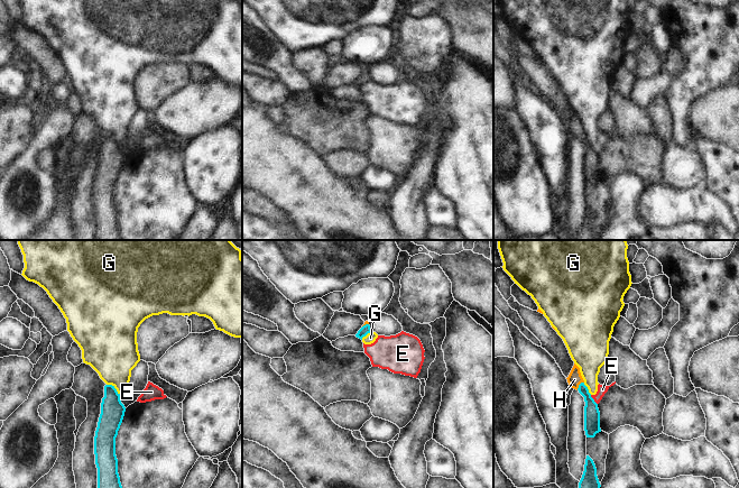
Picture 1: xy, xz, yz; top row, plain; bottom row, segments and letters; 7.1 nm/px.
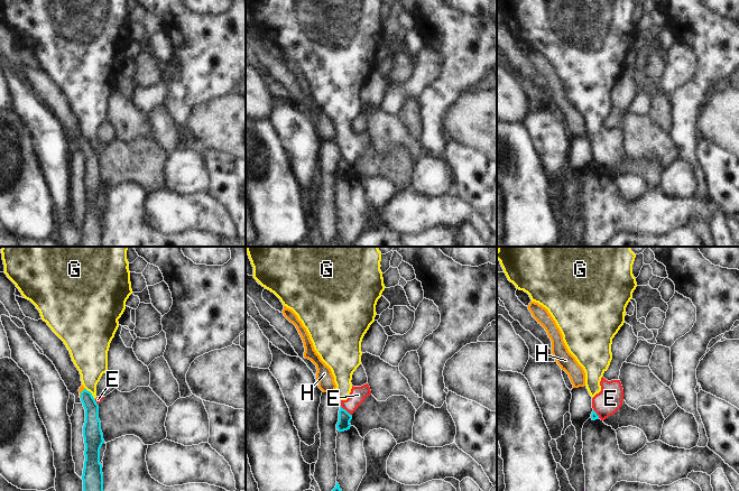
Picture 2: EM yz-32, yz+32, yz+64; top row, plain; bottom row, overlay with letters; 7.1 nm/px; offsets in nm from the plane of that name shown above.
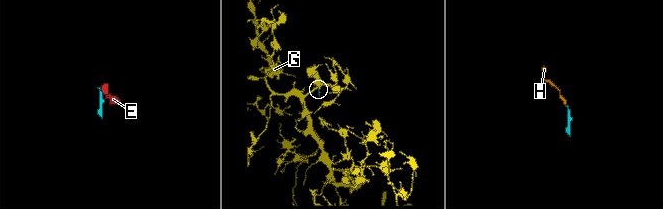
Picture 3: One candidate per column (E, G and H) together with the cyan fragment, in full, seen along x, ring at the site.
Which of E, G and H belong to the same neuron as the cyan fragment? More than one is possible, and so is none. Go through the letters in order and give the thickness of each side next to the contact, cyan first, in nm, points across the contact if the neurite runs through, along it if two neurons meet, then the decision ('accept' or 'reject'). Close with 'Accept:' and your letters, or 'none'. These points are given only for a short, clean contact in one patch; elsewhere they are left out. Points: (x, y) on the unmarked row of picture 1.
E: calibres 110 and 70 nm; border yz (590, 144), (597, 153); reject
G: calibres 180 and 360 nm; border xy (107, 132), (110, 132), (119, 143); reject
H: calibres 110 and 100 nm; way yz (591, 160), (590, 150), (579, 134), (574, 128); accept
Accept: H

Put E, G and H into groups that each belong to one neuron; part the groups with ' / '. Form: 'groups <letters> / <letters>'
groups E G / H

